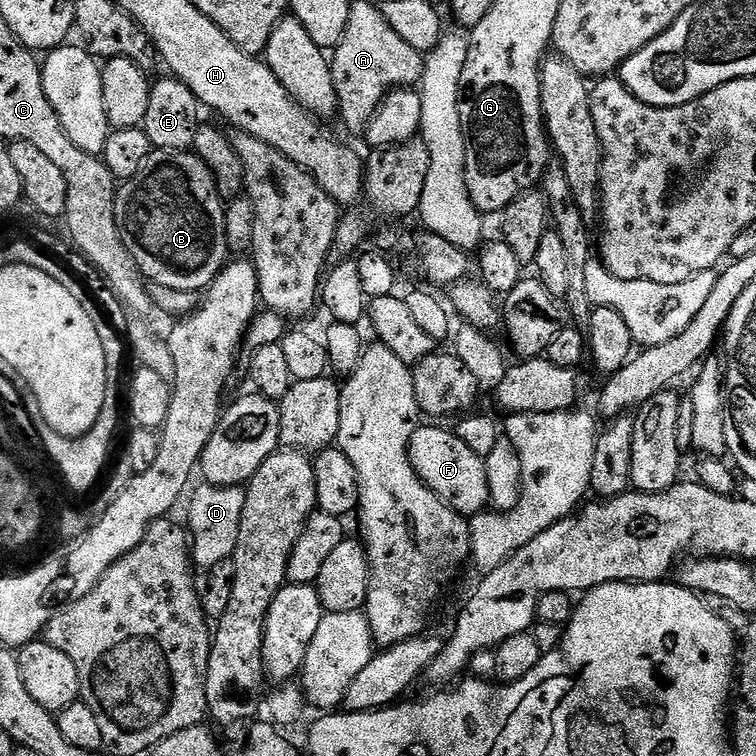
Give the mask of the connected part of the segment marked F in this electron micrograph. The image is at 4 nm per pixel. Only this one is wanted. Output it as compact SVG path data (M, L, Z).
M417 427L408 447L412 465L422 482L439 500L446 502L446 506L450 506L465 518L485 511L491 501L485 457L474 454L474 450L470 450L470 446L466 446L466 442L462 442L462 438L458 438L455 431L424 427Z

